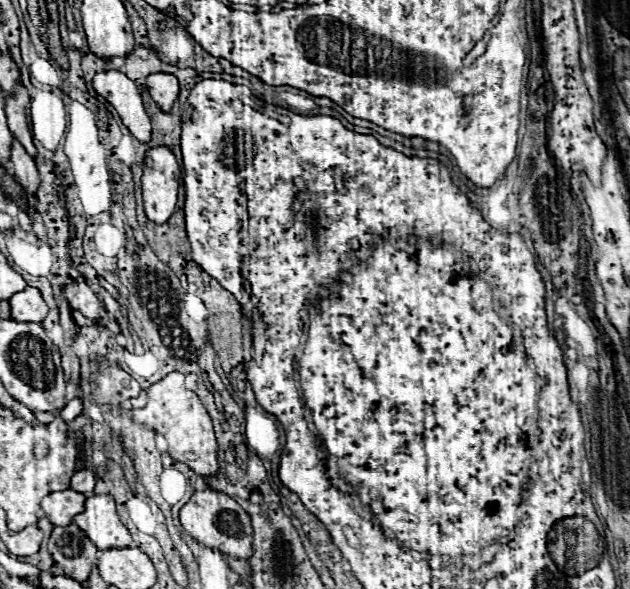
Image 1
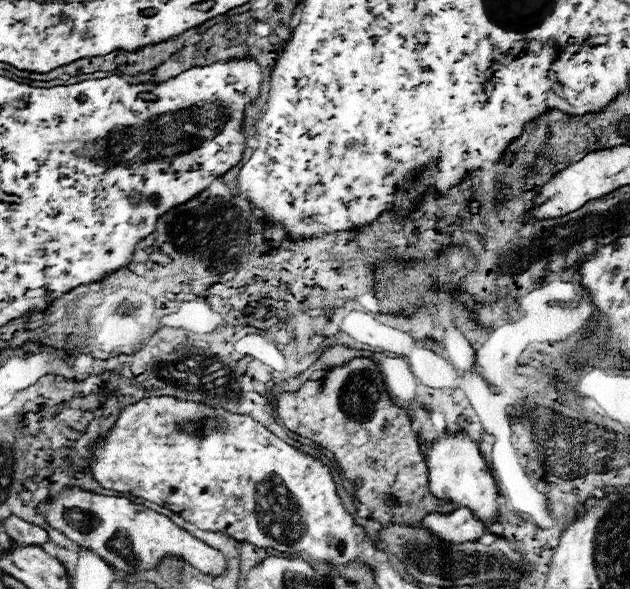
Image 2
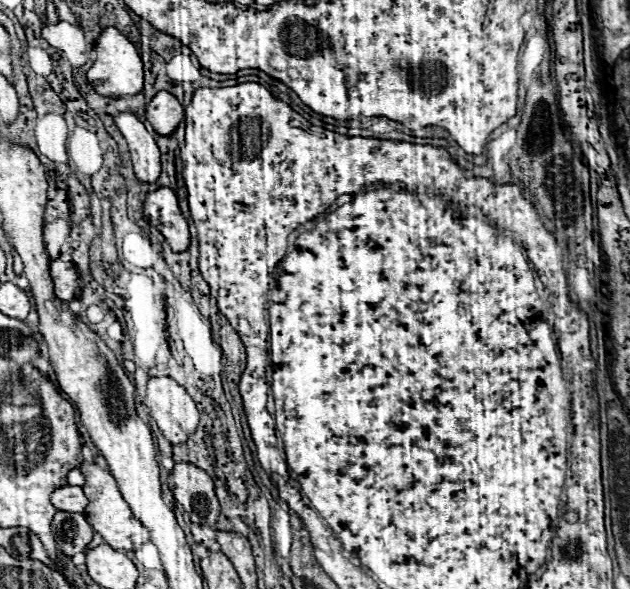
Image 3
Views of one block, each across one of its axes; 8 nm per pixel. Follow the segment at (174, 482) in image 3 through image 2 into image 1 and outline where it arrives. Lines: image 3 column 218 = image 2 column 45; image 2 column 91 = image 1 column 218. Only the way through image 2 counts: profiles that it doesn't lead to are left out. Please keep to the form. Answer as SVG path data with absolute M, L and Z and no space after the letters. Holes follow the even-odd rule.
M212 488L196 490L192 498L180 508L180 524L182 528L200 544L220 550L222 554L248 558L252 554L252 526L248 514L226 494L216 492Z

